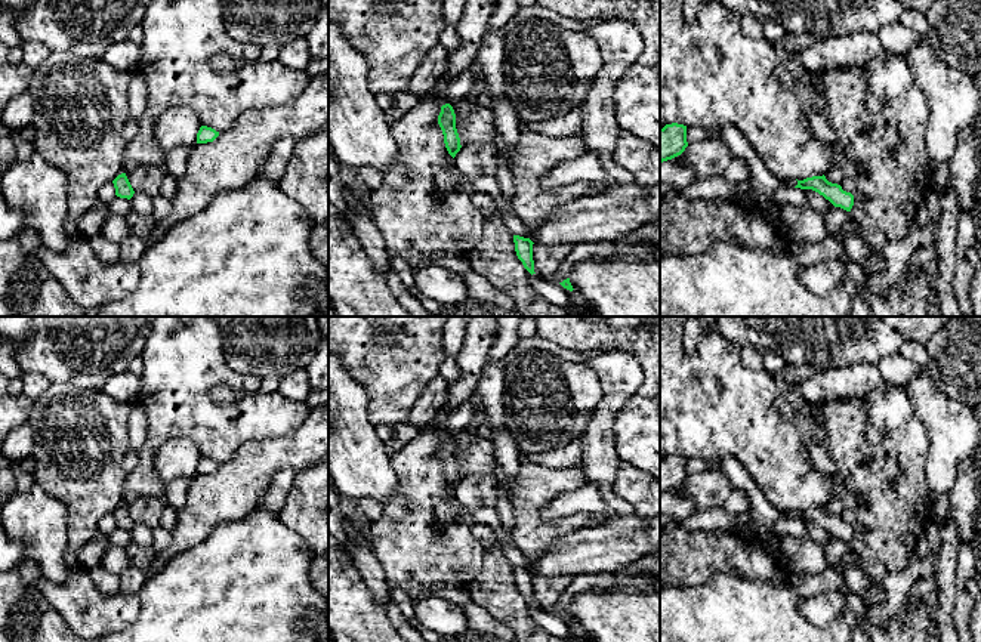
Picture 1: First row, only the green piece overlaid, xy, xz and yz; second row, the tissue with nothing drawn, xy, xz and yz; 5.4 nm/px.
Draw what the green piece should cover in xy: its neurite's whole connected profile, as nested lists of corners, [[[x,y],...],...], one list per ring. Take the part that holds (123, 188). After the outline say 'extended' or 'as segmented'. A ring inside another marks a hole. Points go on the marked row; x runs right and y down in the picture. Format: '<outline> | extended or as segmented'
[[[126,173],[118,175],[114,180],[114,188],[115,188],[115,195],[120,198],[127,198],[130,200],[135,194]]] | as segmented

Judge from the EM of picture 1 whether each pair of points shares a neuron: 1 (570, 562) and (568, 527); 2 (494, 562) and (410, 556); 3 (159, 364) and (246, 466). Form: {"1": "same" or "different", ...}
{"1": "different", "2": "different", "3": "different"}

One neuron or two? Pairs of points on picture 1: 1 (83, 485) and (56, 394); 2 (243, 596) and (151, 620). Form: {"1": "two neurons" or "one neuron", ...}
{"1": "one neuron", "2": "one neuron"}

